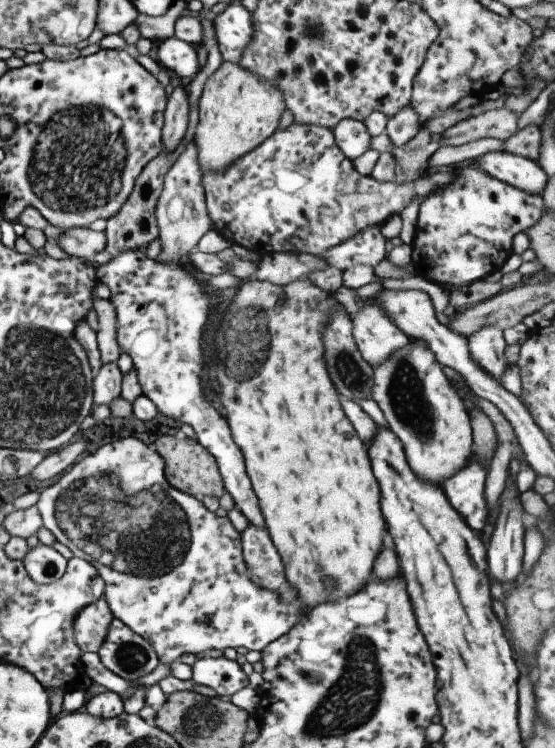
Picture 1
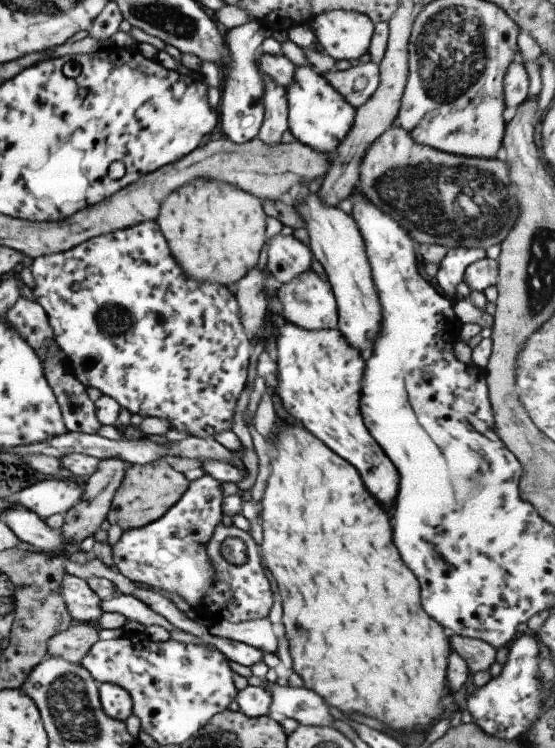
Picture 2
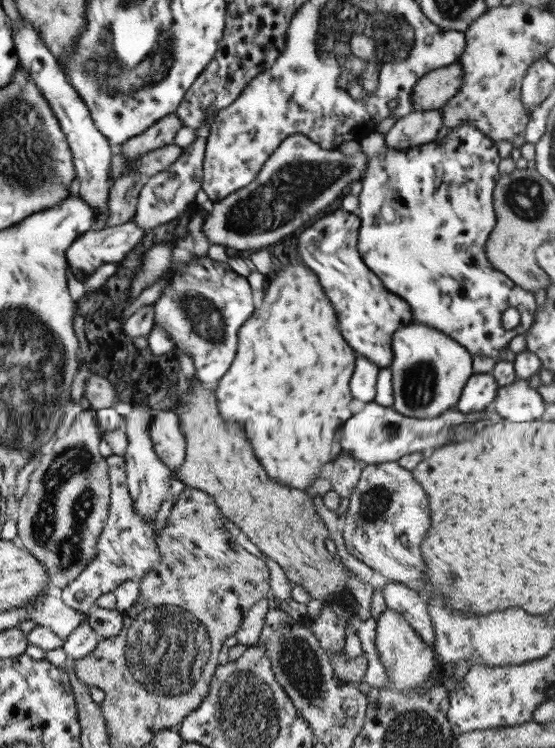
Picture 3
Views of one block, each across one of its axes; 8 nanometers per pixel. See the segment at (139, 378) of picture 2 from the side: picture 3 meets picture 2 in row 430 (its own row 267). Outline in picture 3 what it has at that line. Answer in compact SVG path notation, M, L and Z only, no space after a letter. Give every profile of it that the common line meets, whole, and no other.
M193 255L193 259L191 263L187 263L183 265L183 267L179 267L177 271L175 271L175 275L171 279L171 289L169 287L165 287L162 290L159 298L153 302L153 312L154 312L154 324L158 327L161 327L163 331L166 332L166 335L169 335L169 338L173 341L174 347L179 348L187 354L187 356L191 356L191 366L195 368L195 376L197 376L197 380L200 382L218 382L218 380L227 372L233 357L236 353L236 338L237 331L241 324L244 323L245 319L249 318L249 315L253 312L253 296L251 295L251 287L249 286L248 280L245 277L237 275L232 269L225 269L222 267L222 263L218 261L213 261L212 259L207 259L207 257L197 257L197 255Z

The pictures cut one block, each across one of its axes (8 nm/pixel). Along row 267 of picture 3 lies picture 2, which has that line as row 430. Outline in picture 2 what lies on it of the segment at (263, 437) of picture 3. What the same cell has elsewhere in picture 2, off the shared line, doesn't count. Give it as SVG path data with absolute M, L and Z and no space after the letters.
M300 423L299 426L281 425L270 437L277 456L270 461L270 472L266 476L265 488L260 499L262 541L258 546L260 556L263 556L265 568L269 570L275 579L279 598L281 598L284 637L288 642L288 650L292 660L292 672L295 672L303 681L303 687L316 692L331 708L337 708L342 714L361 714L379 720L389 728L391 732L413 732L413 730L429 731L431 724L443 714L443 708L450 700L445 684L445 670L448 663L450 650L448 632L441 628L437 622L433 622L425 611L421 610L420 590L417 578L405 568L403 562L399 562L399 554L391 542L391 526L386 510L373 500L373 496L363 488L363 483L357 471L347 460L343 460L333 450L329 450L317 440L313 434L309 434Z

